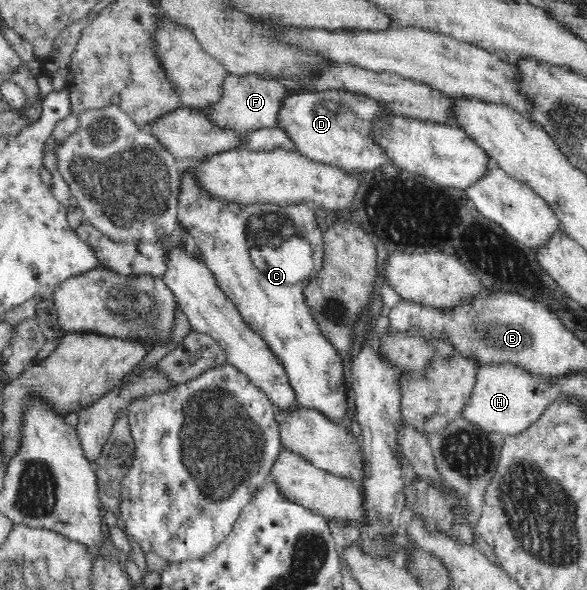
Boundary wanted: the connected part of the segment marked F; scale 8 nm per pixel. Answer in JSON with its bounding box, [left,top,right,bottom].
[205,73,288,133]

